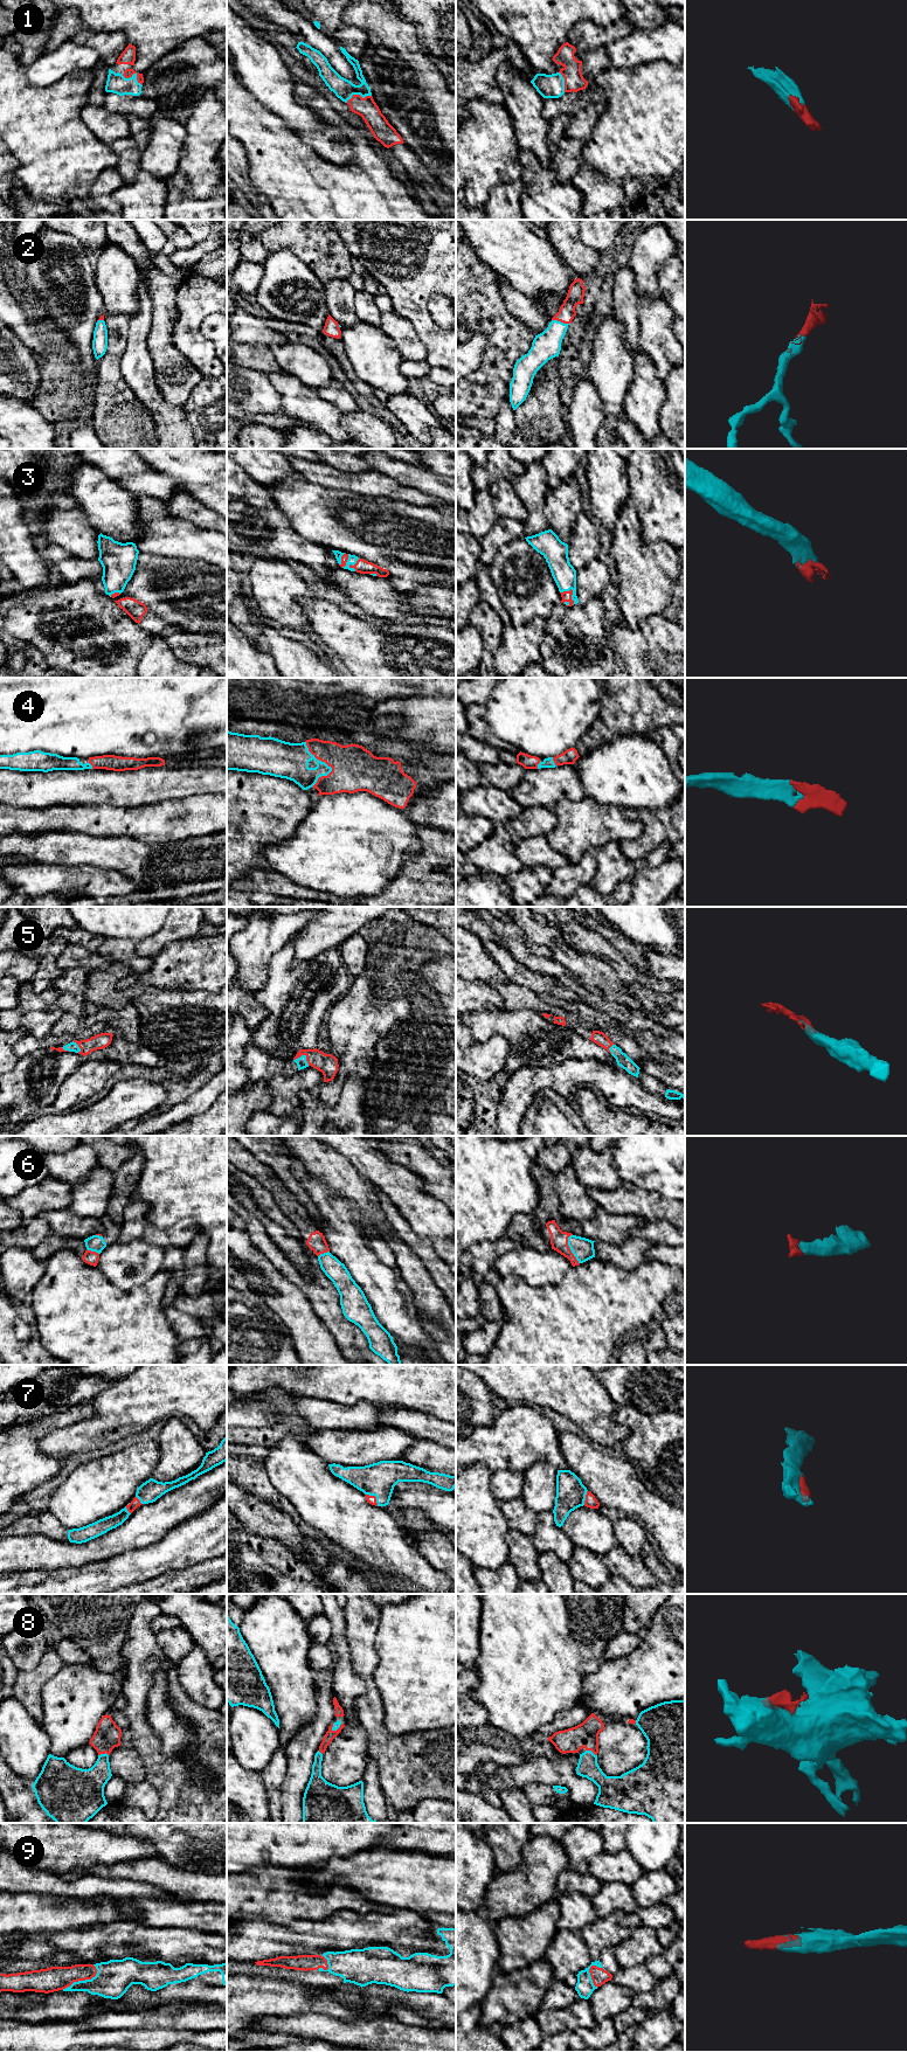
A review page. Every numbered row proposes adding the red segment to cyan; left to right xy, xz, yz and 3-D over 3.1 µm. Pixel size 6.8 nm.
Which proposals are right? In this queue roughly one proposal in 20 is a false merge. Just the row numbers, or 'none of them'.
1, 2, 3, 4, 5, 6, 7, 8, 9

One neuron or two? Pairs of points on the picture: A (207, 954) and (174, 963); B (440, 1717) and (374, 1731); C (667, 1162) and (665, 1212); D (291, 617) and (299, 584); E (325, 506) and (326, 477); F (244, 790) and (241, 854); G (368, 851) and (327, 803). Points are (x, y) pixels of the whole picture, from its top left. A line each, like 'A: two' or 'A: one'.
A: one
B: two
C: two
D: one
E: two
F: one
G: one

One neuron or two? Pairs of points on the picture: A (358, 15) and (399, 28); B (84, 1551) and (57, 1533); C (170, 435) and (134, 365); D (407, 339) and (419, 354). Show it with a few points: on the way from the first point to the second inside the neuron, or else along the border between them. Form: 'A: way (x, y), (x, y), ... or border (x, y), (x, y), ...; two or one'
A: way (368, 15), (375, 15), (388, 28); one
B: border (44, 1536), (76, 1543), (85, 1543), (98, 1537); two
C: way (167, 417), (151, 400), (142, 382); one
D: way (408, 342), (415, 351); one

